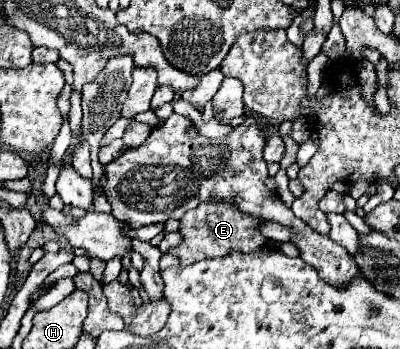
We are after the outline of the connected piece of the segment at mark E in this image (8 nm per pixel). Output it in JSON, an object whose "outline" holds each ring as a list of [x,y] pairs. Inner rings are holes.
{"outline":[[[206,201],[200,203],[196,209],[190,209],[180,219],[180,235],[182,243],[178,247],[172,247],[170,253],[180,257],[182,265],[190,265],[202,259],[214,259],[224,257],[230,251],[256,251],[266,245],[266,237],[258,231],[258,227],[266,223],[262,217],[246,215],[234,203],[222,203],[222,201]]]}

